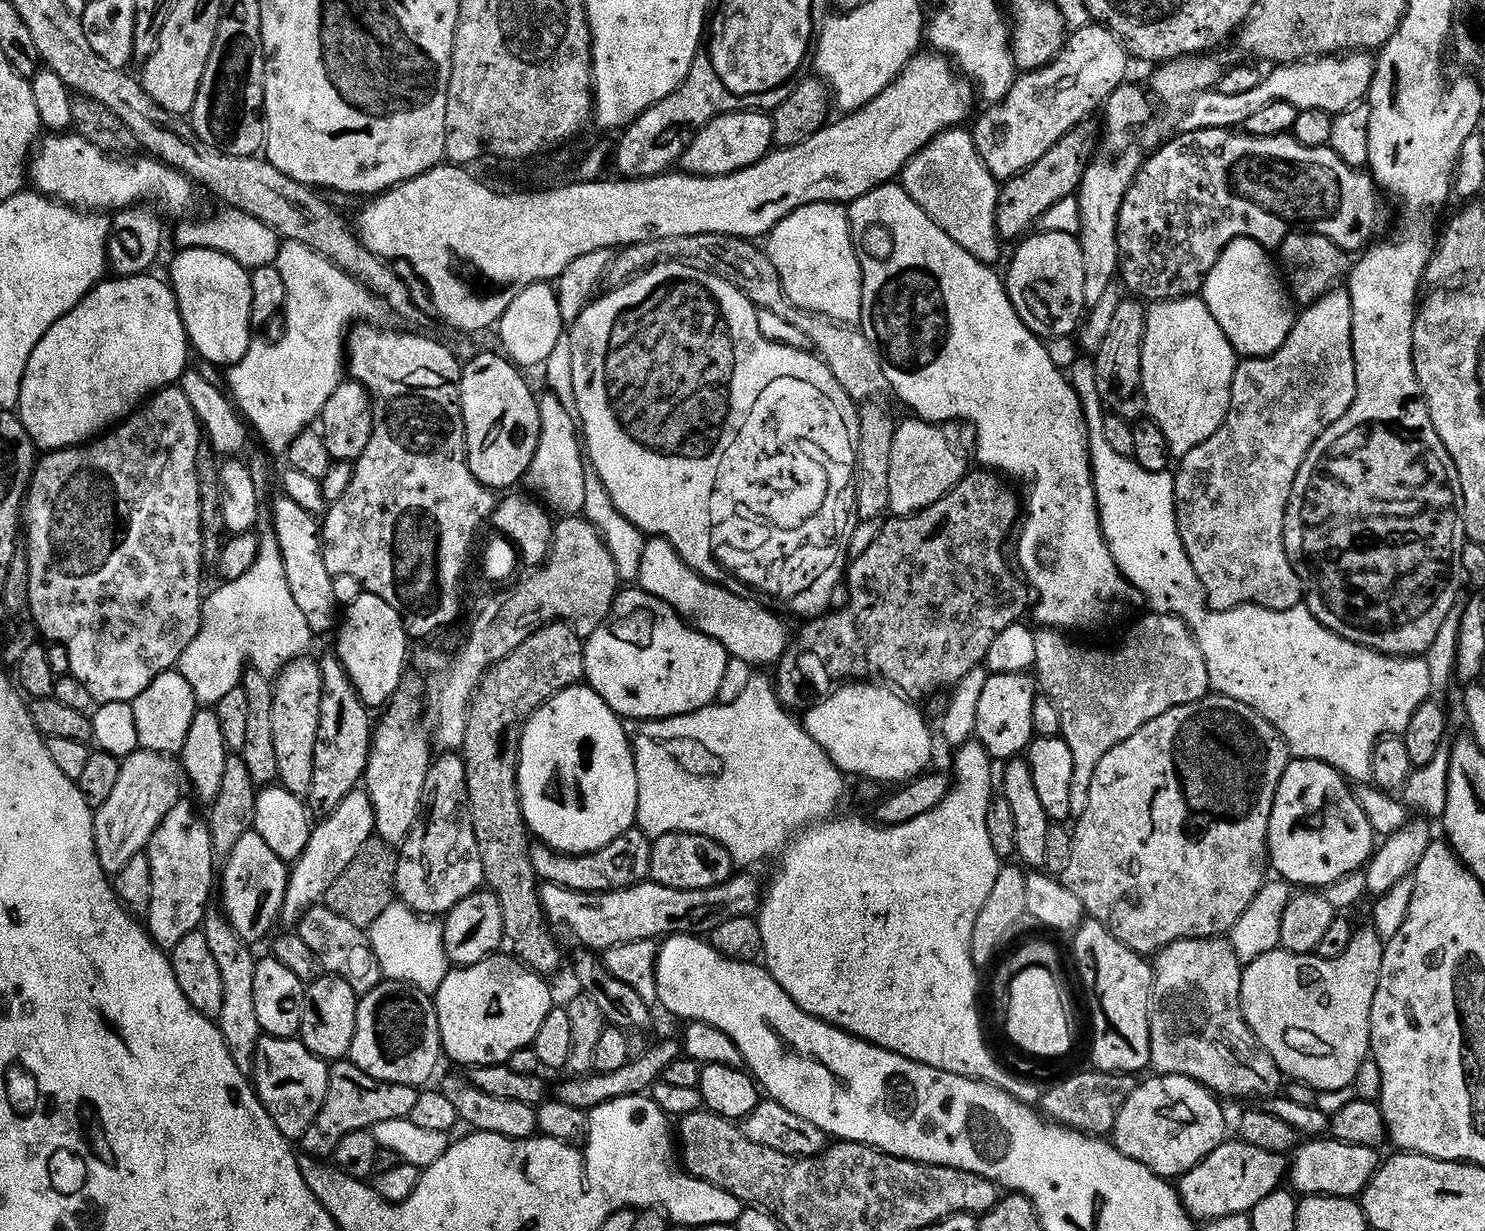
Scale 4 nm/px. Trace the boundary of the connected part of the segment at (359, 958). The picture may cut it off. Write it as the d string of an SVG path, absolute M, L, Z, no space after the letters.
M325 904L308 909L297 924L296 931L322 962L325 973L349 981L358 996L368 993L384 979L369 933L342 918Z

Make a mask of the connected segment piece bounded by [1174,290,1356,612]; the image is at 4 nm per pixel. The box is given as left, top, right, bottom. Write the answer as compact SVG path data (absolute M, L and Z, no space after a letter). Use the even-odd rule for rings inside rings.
M1333 290L1326 293L1321 300L1307 305L1297 315L1296 324L1290 330L1290 338L1286 338L1286 342L1274 354L1269 356L1254 356L1244 358L1237 363L1236 373L1234 374L1234 382L1232 383L1232 393L1230 394L1230 410L1228 417L1224 420L1224 425L1216 431L1213 436L1206 438L1206 442L1202 442L1202 446L1194 446L1194 450L1190 450L1190 454L1179 457L1178 467L1175 469L1176 478L1176 521L1178 522L1178 530L1182 538L1182 546L1186 550L1186 554L1190 558L1190 566L1194 566L1194 574L1198 574L1198 578L1204 587L1204 597L1208 599L1209 609L1213 612L1229 612L1235 608L1244 608L1248 604L1254 605L1256 608L1269 608L1271 612L1281 612L1282 610L1290 610L1291 608L1301 607L1302 601L1305 599L1306 593L1304 583L1300 580L1300 575L1296 573L1296 568L1290 562L1290 558L1286 554L1286 546L1284 545L1284 523L1286 522L1286 510L1290 502L1290 494L1294 490L1294 482L1298 470L1302 466L1302 462L1306 462L1306 454L1310 454L1310 450L1314 446L1314 442L1318 442L1318 438L1322 438L1322 434L1326 430L1330 430L1330 426L1334 426L1334 422L1338 422L1338 418L1342 418L1342 414L1346 414L1346 410L1350 410L1350 406L1356 400L1356 363L1354 362L1354 350L1352 349L1352 303L1350 302L1350 294L1347 290Z

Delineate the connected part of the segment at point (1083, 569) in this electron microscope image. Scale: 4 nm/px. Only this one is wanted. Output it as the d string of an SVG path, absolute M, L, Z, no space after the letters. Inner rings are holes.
M893 182L891 184L884 184L881 188L875 188L870 190L870 194L866 194L862 198L853 200L851 204L847 205L846 208L848 214L848 222L852 225L852 240L856 243L856 250L859 253L860 258L860 269L864 275L864 285L862 286L862 318L860 319L859 327L866 334L866 338L870 338L870 346L874 346L874 350L878 350L878 358L882 362L882 374L886 374L888 379L889 389L904 404L909 404L913 408L915 415L921 420L929 420L932 424L945 425L949 422L961 422L965 420L968 424L973 424L976 427L976 448L974 444L974 456L981 460L985 469L991 470L997 474L1003 474L1005 477L1013 476L1016 480L1021 480L1022 483L1028 484L1028 500L1026 496L1026 515L1023 517L1022 523L1018 528L1018 539L1014 544L1014 560L1018 565L1019 571L1022 573L1023 579L1030 585L1031 591L1040 599L1040 605L1036 608L1036 620L1048 630L1069 630L1068 628L1100 628L1108 620L1108 615L1115 610L1120 604L1120 599L1123 598L1127 592L1130 592L1130 585L1125 576L1118 570L1118 562L1114 562L1114 554L1110 554L1110 546L1106 542L1104 537L1104 531L1100 525L1100 507L1096 501L1096 491L1094 490L1094 478L1092 477L1092 459L1090 458L1090 450L1088 449L1088 423L1084 417L1084 404L1078 398L1078 394L1074 390L1071 379L1058 367L1054 366L1054 361L1050 359L1048 353L1047 343L1041 337L1036 336L1025 324L1022 322L1022 318L1018 318L1018 314L1014 310L1014 306L1010 302L1008 297L1008 289L1005 281L996 273L995 267L984 264L978 258L974 258L974 254L970 254L966 250L962 250L962 246L958 246L958 242L954 242L954 238L950 238L950 234L946 234L946 230L939 228L935 222L931 220L926 214L926 210L922 210L922 206L918 206L918 202L914 202L914 198L910 198L910 194L906 194L906 190L899 183Z

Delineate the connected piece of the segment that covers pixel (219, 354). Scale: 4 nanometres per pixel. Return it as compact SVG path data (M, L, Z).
M185 248L177 251L170 283L188 331L191 347L201 361L217 366L242 362L254 339L252 278L234 258L214 250Z

